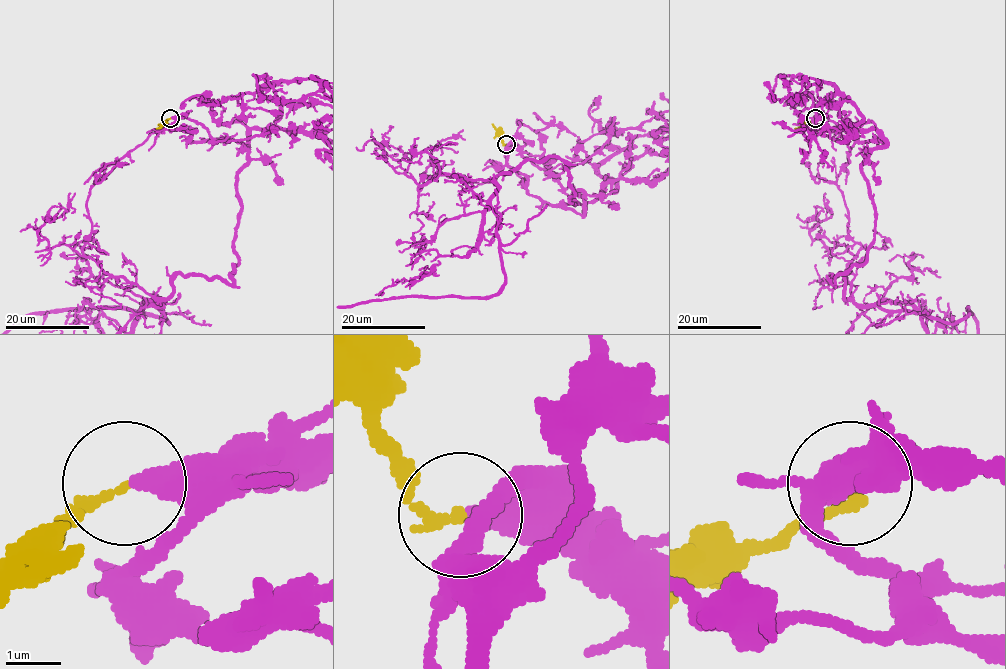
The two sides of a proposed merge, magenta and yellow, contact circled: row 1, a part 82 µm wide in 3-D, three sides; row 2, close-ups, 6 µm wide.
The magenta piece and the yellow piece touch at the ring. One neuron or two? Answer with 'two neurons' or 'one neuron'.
one neuron

